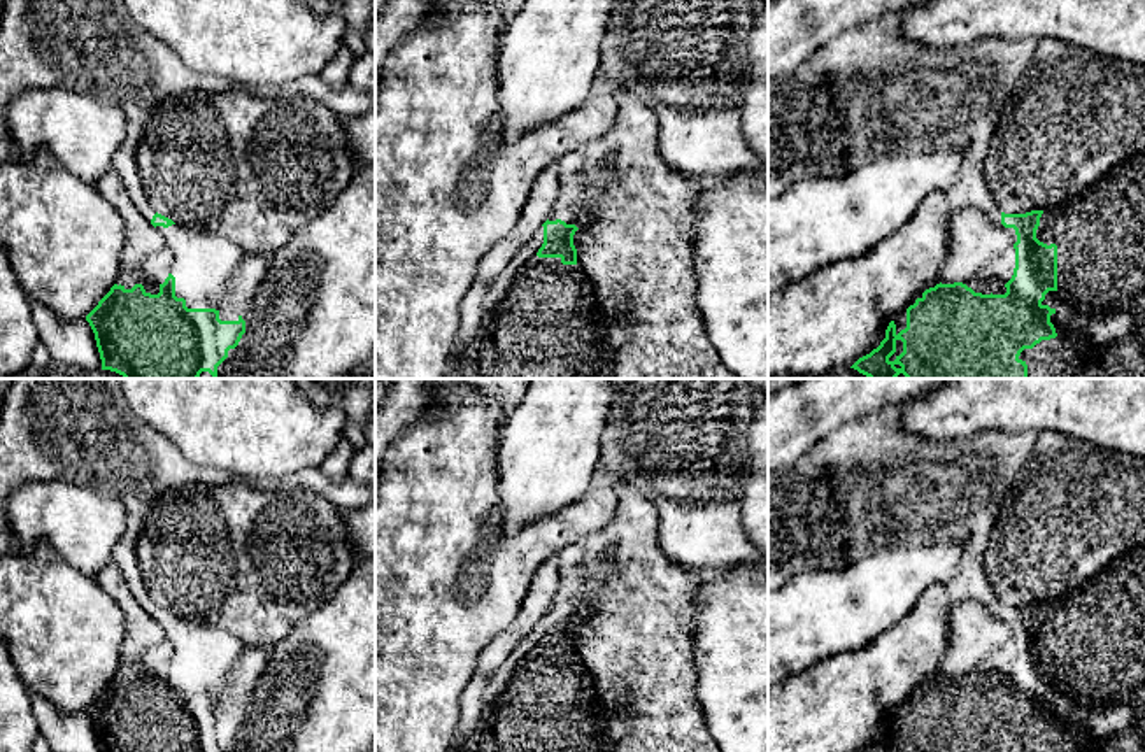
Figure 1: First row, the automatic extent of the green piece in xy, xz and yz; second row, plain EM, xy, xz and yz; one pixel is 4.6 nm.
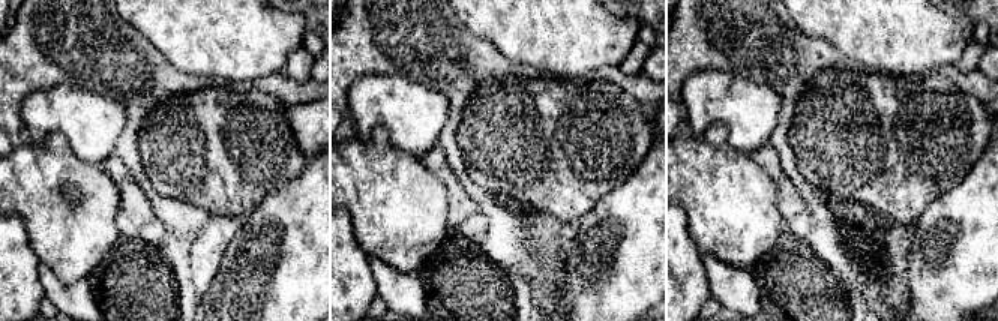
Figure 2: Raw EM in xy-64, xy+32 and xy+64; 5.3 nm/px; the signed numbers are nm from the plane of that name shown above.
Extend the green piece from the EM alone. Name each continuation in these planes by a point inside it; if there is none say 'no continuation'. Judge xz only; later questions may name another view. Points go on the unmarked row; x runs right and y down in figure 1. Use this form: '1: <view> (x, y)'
1: xz (537, 702)

